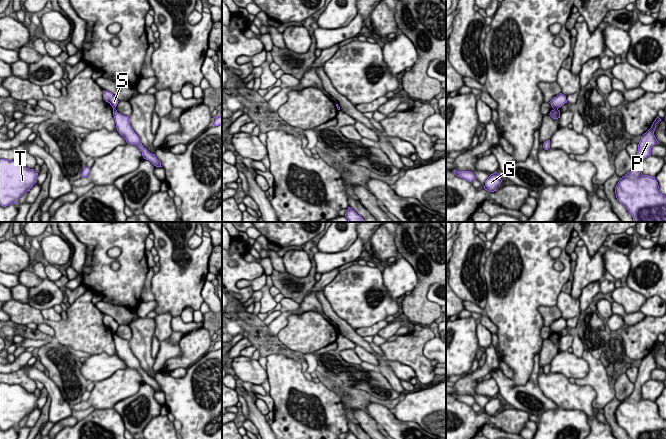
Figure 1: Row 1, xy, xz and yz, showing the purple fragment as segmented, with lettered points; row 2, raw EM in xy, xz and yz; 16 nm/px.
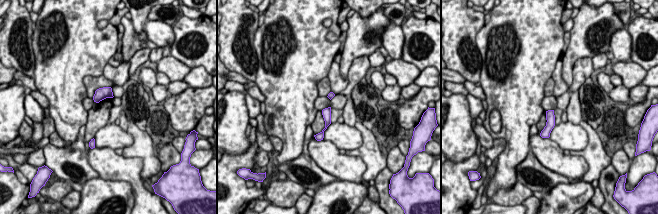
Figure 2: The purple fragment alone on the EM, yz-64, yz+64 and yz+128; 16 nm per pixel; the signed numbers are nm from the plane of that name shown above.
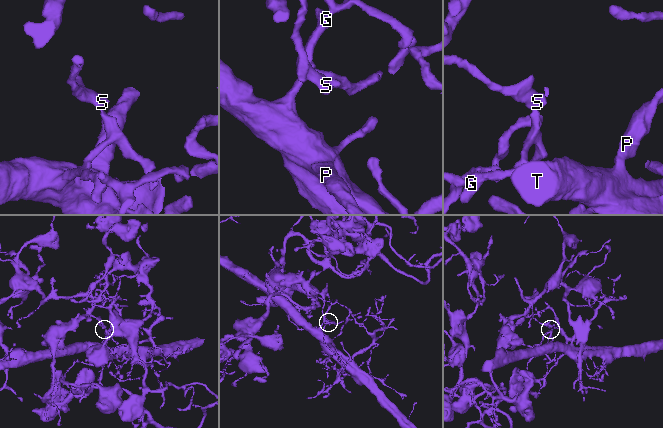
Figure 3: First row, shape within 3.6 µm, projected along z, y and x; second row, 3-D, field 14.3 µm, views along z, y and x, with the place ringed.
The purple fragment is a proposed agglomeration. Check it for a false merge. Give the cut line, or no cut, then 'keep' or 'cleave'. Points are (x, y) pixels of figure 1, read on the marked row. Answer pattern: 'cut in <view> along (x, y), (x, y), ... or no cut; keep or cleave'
cut in yz along (554, 108), (557, 109); cleave

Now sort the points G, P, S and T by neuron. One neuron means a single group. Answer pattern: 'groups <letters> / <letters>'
groups G P T / S

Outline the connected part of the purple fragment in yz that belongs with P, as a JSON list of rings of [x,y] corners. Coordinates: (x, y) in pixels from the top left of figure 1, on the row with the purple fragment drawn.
[[[657,116],[651,128],[641,136],[632,170],[620,178],[615,187],[617,200],[627,208],[634,222],[666,222],[666,195],[660,192],[655,177],[643,175],[641,172],[641,163],[651,155],[651,148],[659,143],[654,135],[656,124],[659,121],[661,119]]]

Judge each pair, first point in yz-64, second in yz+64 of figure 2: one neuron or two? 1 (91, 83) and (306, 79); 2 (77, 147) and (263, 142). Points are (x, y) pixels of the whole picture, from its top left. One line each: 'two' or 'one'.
1: two
2: one

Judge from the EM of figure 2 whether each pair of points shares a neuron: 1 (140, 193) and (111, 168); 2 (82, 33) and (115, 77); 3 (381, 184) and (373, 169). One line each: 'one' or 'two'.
1: one
2: two
3: two

